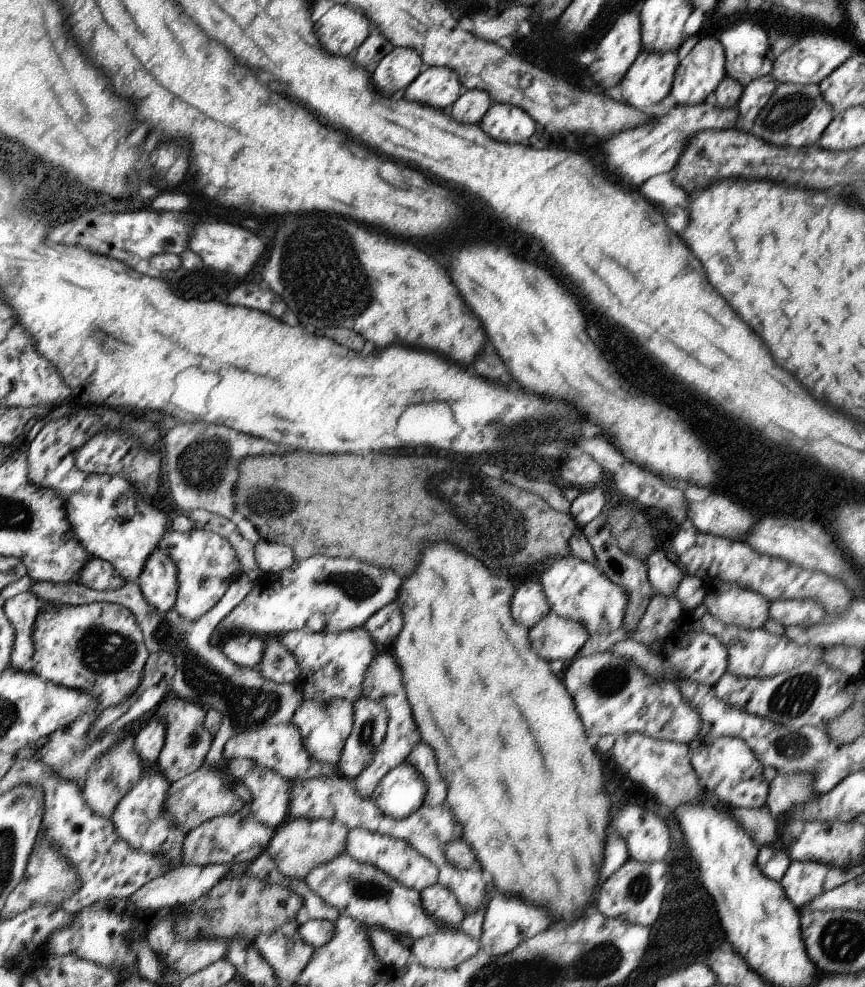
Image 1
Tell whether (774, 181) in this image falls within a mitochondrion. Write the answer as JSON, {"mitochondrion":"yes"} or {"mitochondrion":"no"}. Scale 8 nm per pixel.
{"mitochondrion":"no"}

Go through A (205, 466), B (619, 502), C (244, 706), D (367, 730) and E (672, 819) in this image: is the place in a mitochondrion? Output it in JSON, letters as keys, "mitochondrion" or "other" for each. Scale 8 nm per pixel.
{"A":"mitochondrion","B":"other","C":"mitochondrion","D":"mitochondrion","E":"other"}

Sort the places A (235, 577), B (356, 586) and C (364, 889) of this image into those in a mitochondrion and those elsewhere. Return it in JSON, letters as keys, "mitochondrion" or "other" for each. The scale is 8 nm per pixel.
{"A":"other","B":"mitochondrion","C":"mitochondrion"}

